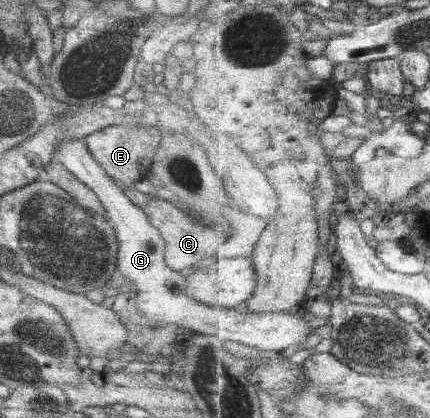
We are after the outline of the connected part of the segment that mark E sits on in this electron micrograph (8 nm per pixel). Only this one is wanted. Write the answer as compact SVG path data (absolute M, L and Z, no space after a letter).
M122 125L107 126L82 138L95 162L116 182L131 188L145 178L150 168L151 156L160 145L162 131L157 128L127 128Z

